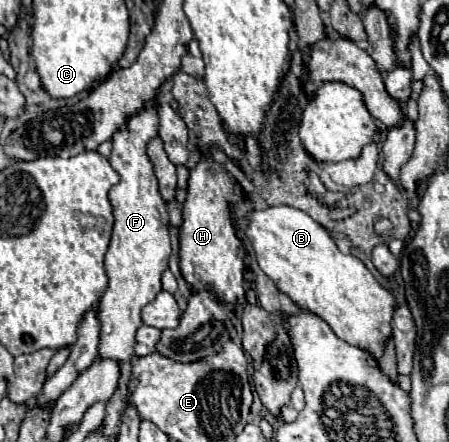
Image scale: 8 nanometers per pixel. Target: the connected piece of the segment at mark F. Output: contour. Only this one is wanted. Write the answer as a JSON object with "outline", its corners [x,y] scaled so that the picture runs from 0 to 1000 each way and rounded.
{"outline":[[[339,229],[321,238],[307,256],[290,260],[276,278],[272,292],[263,292],[249,310],[249,355],[245,373],[267,391],[267,410],[245,428],[241,446],[254,468],[254,523],[249,523],[249,545],[236,572],[236,622],[241,622],[241,649],[223,676],[223,704],[218,717],[227,726],[227,762],[223,762],[223,785],[218,803],[223,808],[249,808],[263,812],[267,821],[285,821],[298,803],[298,758],[303,744],[316,735],[312,722],[312,699],[339,681],[356,658],[361,658],[361,618],[374,609],[374,581],[379,581],[379,532],[374,532],[374,473],[370,459],[361,455],[352,437],[352,410],[343,396],[343,373],[339,360],[330,355],[330,324],[352,305],[352,233]]]}

